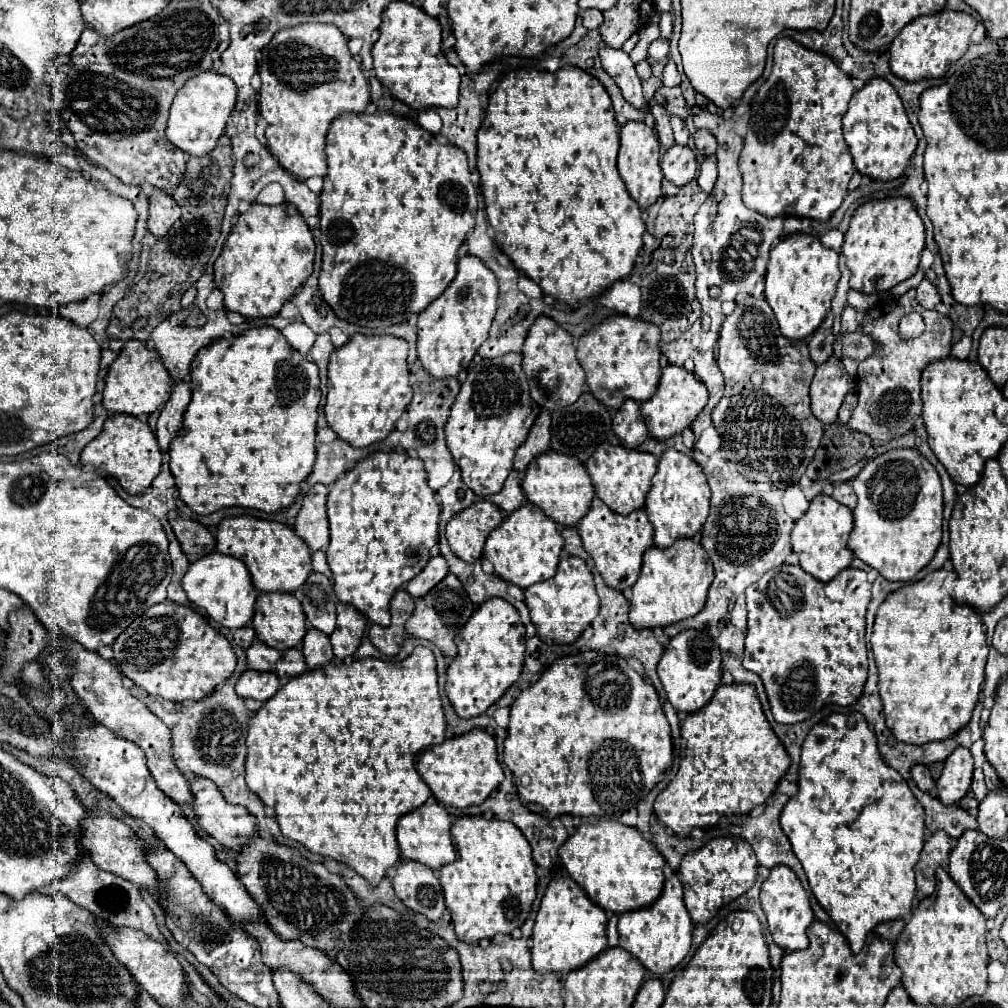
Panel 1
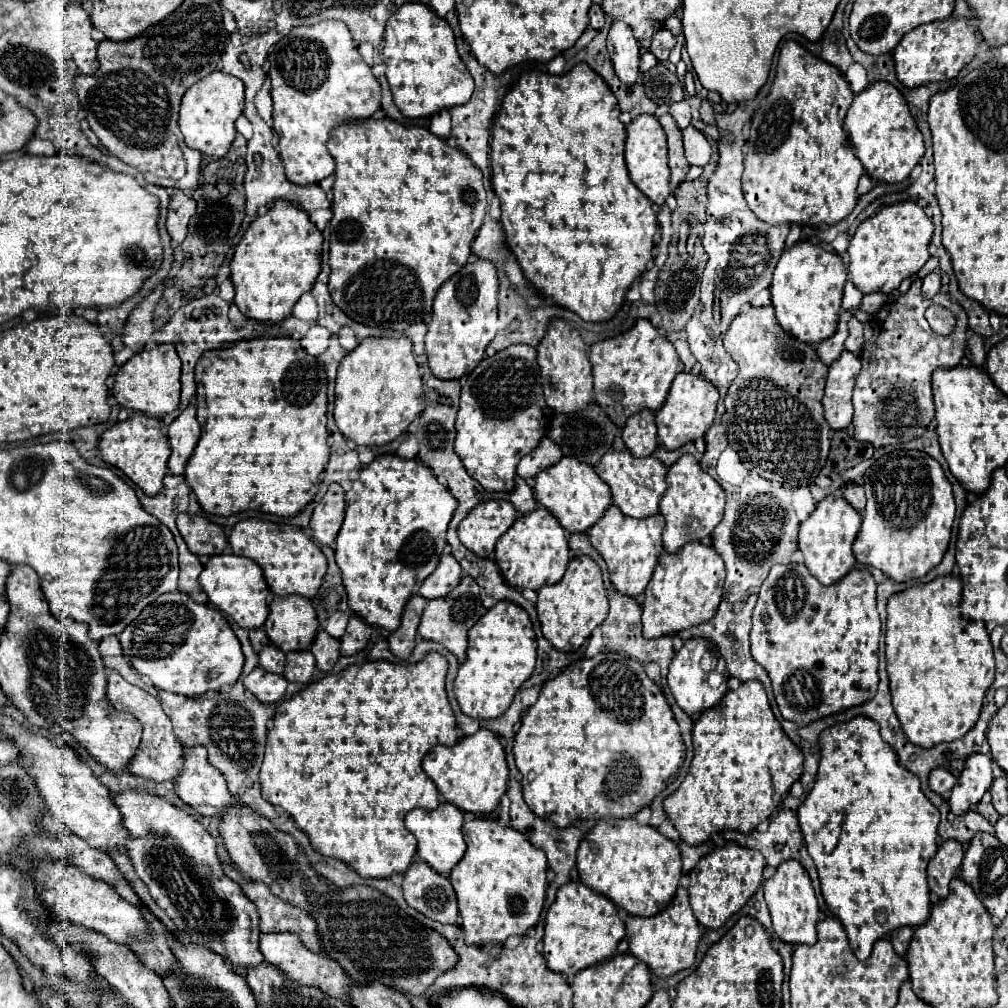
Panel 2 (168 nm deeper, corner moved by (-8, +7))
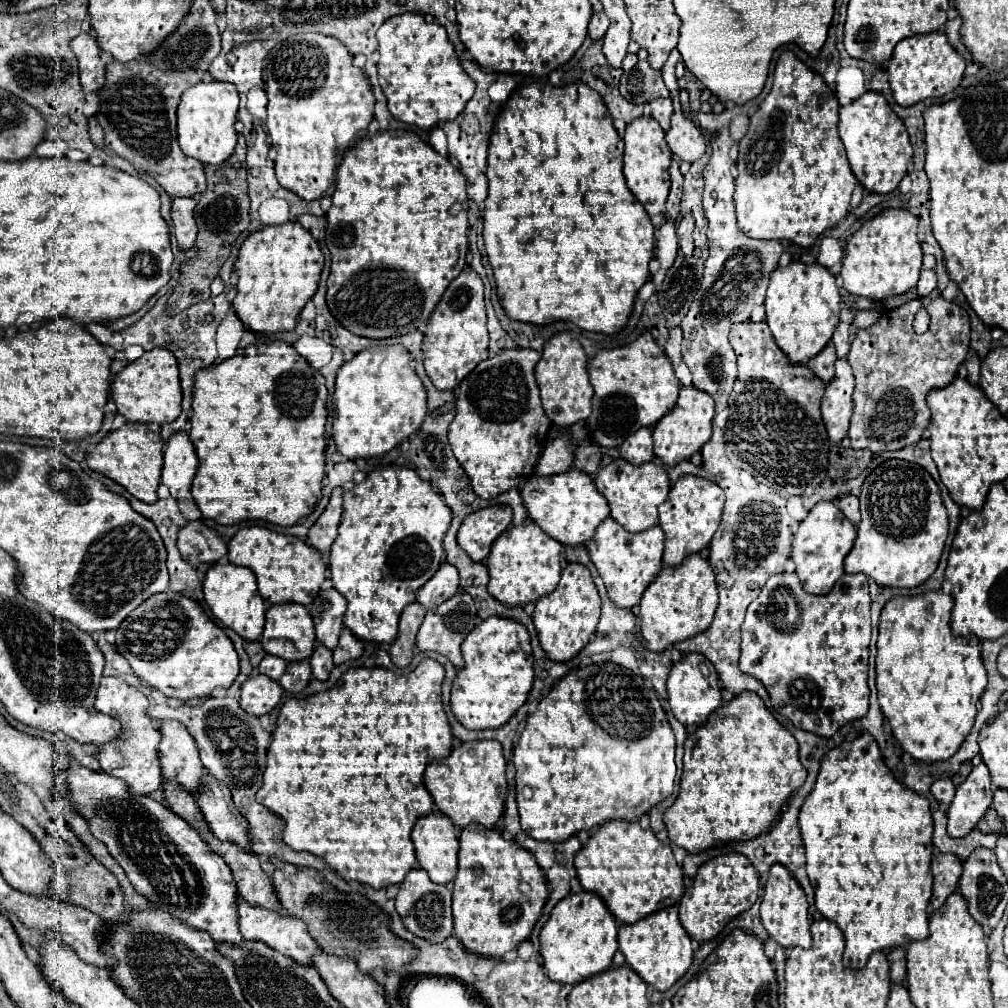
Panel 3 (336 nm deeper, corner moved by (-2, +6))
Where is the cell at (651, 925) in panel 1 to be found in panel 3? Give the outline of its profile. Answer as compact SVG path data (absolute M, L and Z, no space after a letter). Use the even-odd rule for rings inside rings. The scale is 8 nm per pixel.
M677 905L661 909L633 925L619 927L619 949L625 961L641 975L641 979L653 985L657 991L667 991L679 977L683 977L693 961L693 939L683 929L677 913Z

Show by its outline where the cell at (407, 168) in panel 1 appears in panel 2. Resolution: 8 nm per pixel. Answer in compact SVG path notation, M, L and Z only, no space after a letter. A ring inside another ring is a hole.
M383 118L383 120L363 120L363 122L353 122L353 124L343 124L339 128L335 128L331 132L329 138L329 152L337 162L337 170L335 170L335 184L333 184L333 220L329 224L331 230L331 278L329 278L329 290L331 290L331 298L333 302L355 322L365 324L365 326L377 326L377 328L391 328L391 330L405 330L411 322L417 320L427 320L433 308L433 298L437 294L437 290L455 274L459 272L469 256L471 256L471 242L477 234L477 230L481 228L485 216L487 216L487 198L485 198L485 188L483 188L483 176L481 170L473 166L473 162L467 158L467 154L463 154L459 148L451 148L445 140L437 138L435 134L431 134L425 128L419 128L419 134L413 134L413 130L417 128L405 128L403 124L391 120L391 118Z

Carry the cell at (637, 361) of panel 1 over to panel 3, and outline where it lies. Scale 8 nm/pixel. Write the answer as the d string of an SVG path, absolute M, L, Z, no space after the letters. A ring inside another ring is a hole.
M643 331L633 343L611 351L599 351L589 361L589 377L595 387L593 411L587 419L593 439L603 447L619 447L633 431L653 427L675 405L679 381L669 357L655 343L649 331Z

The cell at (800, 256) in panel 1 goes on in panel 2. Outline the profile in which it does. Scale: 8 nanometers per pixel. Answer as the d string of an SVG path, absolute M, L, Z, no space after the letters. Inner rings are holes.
M799 242L793 248L787 248L775 266L773 282L769 286L779 326L805 344L819 344L833 336L839 324L843 286L847 280L845 270L839 254L825 252L817 244Z

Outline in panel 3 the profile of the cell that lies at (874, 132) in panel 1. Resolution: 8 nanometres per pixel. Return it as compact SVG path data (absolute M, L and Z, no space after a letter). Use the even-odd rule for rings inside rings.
M867 91L839 109L839 137L845 145L855 177L871 193L895 191L911 167L913 147L909 143L907 129L885 97L877 91Z

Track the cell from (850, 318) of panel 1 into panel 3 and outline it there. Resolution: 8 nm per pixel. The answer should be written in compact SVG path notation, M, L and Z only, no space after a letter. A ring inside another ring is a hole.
M843 309L841 311L841 321L839 321L839 325L833 333L833 343L835 343L835 349L837 349L837 357L847 357L855 333L857 333L857 329L853 327L853 313Z

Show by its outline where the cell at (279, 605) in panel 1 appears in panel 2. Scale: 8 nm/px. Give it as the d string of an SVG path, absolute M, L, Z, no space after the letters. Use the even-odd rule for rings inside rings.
M275 596L263 626L271 644L283 652L309 650L319 622L311 602L303 596Z

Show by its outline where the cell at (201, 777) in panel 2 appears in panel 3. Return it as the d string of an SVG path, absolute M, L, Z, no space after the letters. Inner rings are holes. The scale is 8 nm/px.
M177 721L161 723L161 733L159 759L163 765L163 777L169 781L173 779L179 787L185 787L187 793L197 797L205 773L205 767L199 761L197 743Z

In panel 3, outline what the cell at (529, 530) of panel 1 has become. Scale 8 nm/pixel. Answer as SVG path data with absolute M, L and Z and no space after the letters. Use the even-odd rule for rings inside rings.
M531 519L523 525L511 525L501 533L491 547L487 557L489 569L489 593L505 605L525 605L527 601L537 601L539 597L551 593L561 577L561 543L549 537Z

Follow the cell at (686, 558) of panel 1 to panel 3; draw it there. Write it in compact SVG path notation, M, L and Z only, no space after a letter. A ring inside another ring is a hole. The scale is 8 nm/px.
M691 555L679 567L661 567L639 603L639 639L649 651L665 651L677 641L689 639L709 627L717 609L715 573L705 557Z

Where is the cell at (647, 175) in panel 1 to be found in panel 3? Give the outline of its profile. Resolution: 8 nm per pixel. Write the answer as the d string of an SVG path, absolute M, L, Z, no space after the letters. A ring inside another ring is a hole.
M637 117L633 119L623 135L625 141L625 165L623 175L631 193L643 203L649 215L659 215L665 209L667 193L669 193L669 165L671 165L671 151L665 143L665 131L657 127L651 117Z

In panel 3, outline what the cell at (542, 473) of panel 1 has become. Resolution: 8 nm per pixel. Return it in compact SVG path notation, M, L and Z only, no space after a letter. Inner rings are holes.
M577 467L567 469L565 473L537 477L533 475L521 489L521 499L527 507L529 517L553 539L563 545L583 545L591 539L597 525L609 515L605 497L597 491L593 477L585 475Z

